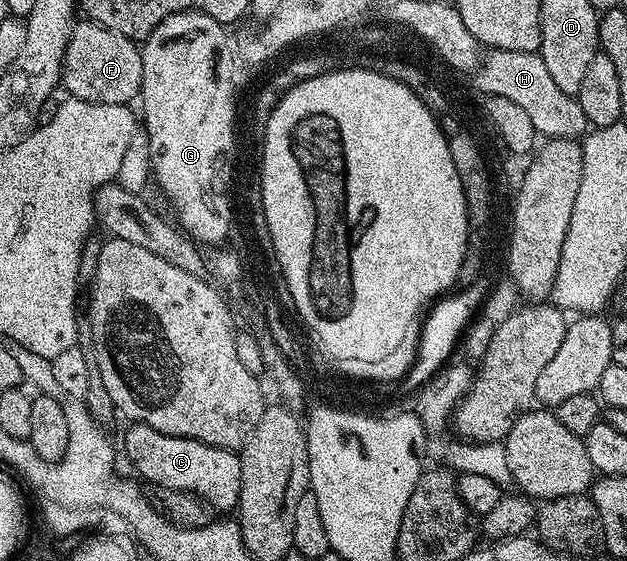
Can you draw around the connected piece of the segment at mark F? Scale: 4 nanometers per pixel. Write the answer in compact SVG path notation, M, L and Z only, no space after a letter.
M78 21L67 44L61 81L64 93L79 100L116 106L132 103L132 98L134 101L140 95L143 84L141 46L127 35L106 30L97 22Z

